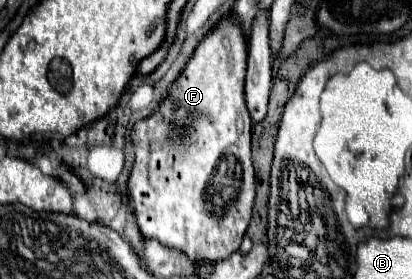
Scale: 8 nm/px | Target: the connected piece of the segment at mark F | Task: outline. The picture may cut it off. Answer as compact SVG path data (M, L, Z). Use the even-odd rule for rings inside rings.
M227 16L219 22L217 28L213 28L197 46L195 54L189 58L185 70L181 72L181 76L173 82L169 96L159 104L163 106L163 118L159 118L157 114L137 122L133 126L133 146L135 146L135 162L133 162L133 170L129 176L129 198L133 202L133 214L137 218L139 230L145 238L155 238L165 246L171 248L179 248L183 250L191 260L197 262L213 262L213 260L221 260L227 258L229 254L233 254L235 250L239 250L241 246L241 238L249 226L251 220L251 208L253 208L253 200L255 200L255 176L253 176L253 164L251 164L251 118L245 106L245 72L247 72L247 42L243 38L243 32L239 30L239 24L233 20L233 16Z

